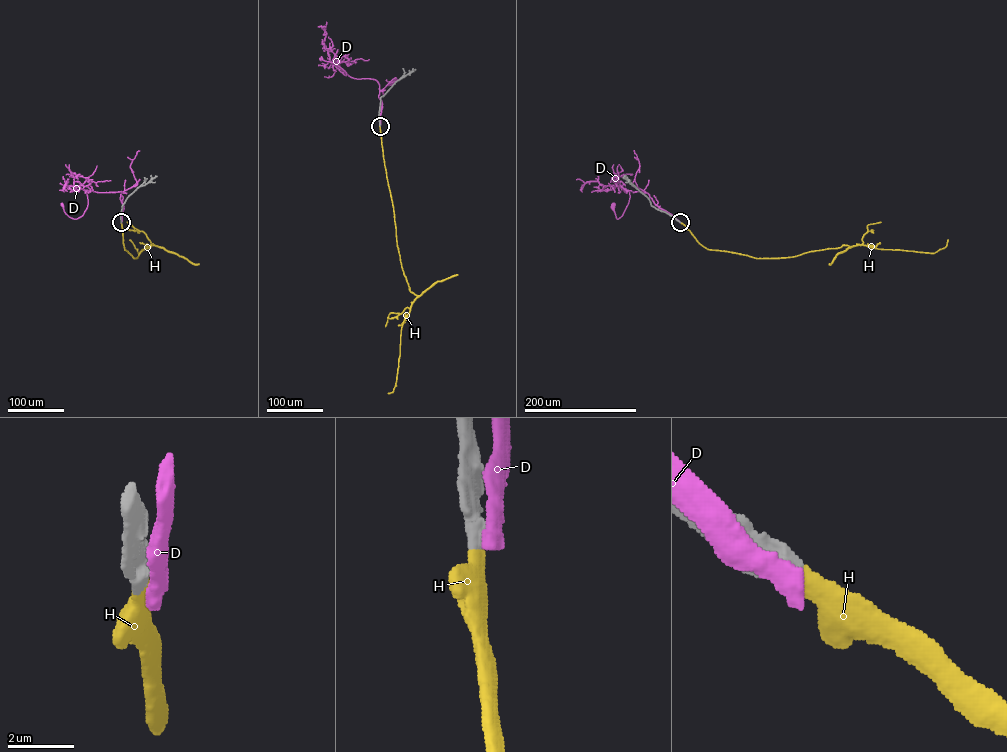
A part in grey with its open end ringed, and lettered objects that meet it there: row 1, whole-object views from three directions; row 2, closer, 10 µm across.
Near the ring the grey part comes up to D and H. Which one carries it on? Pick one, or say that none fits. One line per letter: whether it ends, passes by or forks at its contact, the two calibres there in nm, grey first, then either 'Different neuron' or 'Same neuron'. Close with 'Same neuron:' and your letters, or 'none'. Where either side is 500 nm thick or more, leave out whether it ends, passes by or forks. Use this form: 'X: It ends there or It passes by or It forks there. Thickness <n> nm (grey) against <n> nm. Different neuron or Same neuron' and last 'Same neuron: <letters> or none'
D: Thickness 750 nm (grey) against 750 nm. Different neuron
H: Thickness 650 nm (grey) against 550 nm. Same neuron
Same neuron: H

